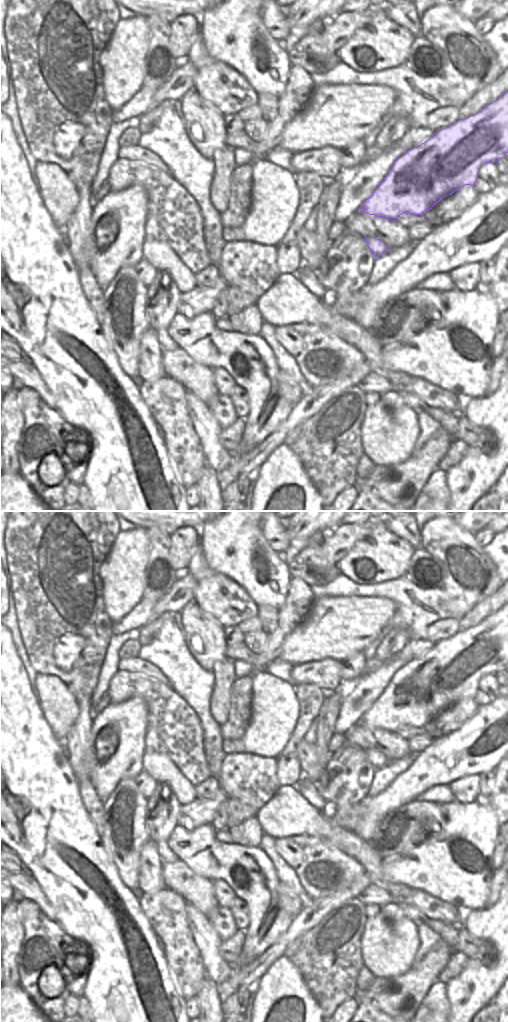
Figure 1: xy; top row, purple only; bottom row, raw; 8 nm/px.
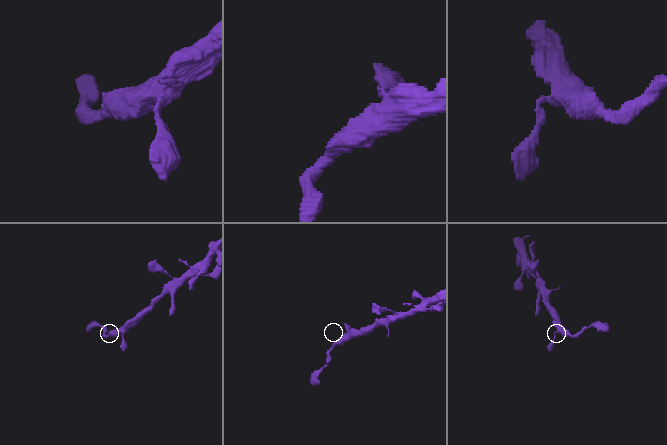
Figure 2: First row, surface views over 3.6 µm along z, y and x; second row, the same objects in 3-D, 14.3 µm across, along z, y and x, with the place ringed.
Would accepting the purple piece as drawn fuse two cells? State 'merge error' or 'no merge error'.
no merge error

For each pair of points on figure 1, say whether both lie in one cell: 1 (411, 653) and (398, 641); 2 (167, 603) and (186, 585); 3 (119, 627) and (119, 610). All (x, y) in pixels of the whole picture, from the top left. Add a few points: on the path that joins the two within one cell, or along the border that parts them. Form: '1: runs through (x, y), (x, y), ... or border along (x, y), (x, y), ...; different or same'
1: border along (409, 640), (397, 653); different
2: runs through (171, 597), (180, 588); same
3: border along (137, 605), (122, 618), (112, 623); different

